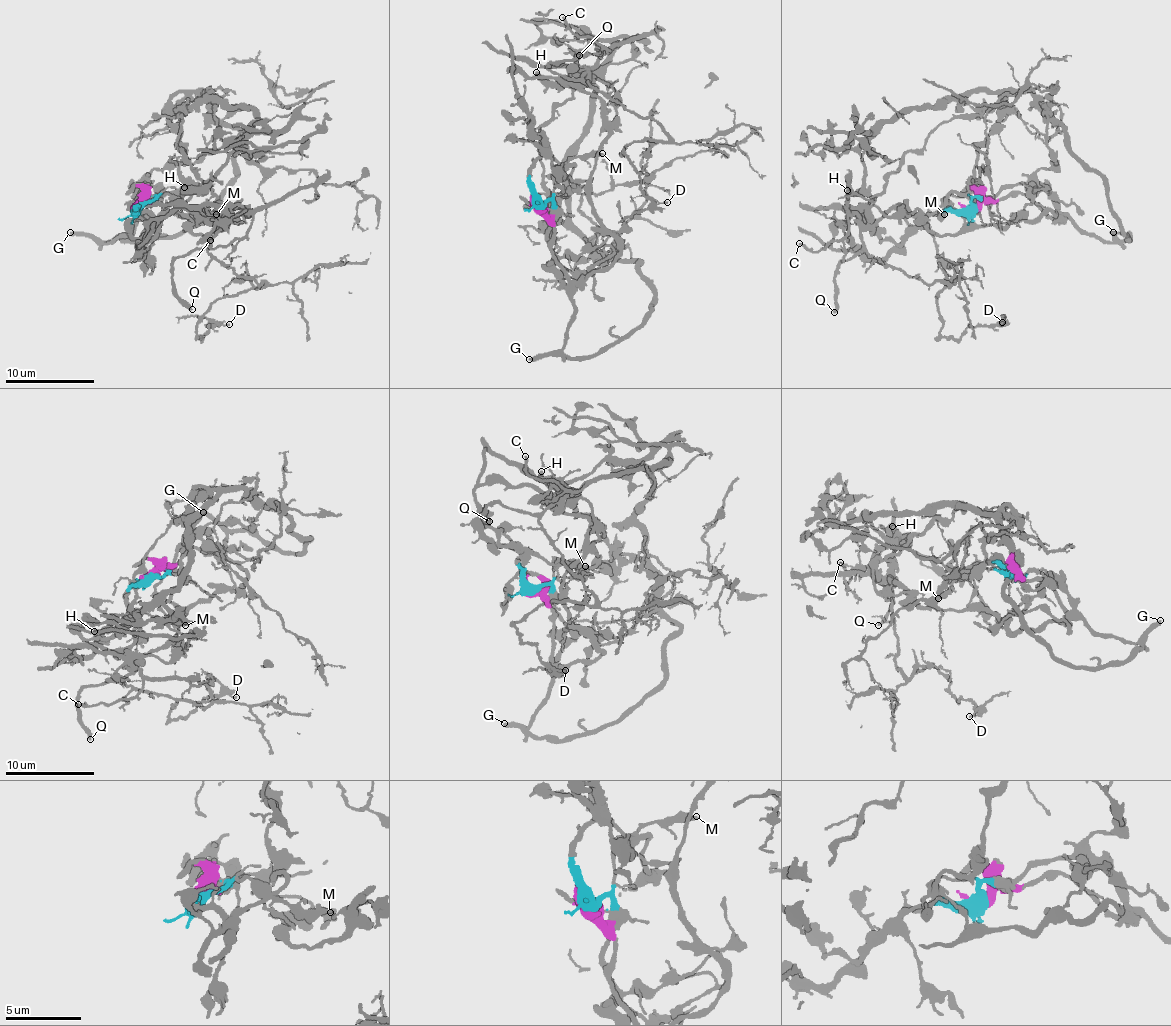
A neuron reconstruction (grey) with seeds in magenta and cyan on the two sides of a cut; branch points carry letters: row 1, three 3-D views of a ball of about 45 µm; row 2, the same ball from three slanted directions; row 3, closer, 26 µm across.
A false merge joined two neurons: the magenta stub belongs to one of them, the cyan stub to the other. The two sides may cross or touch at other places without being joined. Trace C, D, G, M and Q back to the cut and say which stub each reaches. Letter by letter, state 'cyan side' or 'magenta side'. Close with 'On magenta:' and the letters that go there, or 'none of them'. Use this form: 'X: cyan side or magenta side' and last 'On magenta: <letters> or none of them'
C: cyan side
D: cyan side
G: magenta side
M: cyan side
Q: cyan side
On magenta: G

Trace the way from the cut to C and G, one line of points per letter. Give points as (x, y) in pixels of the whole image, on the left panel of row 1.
C: (136, 209), (152, 217), (143, 255), (177, 209), (251, 216), (244, 236), (213, 249), (209, 240)
G: (136, 209), (141, 201), (148, 199), (138, 195), (141, 218), (135, 218), (129, 232), (104, 244), (71, 232)

